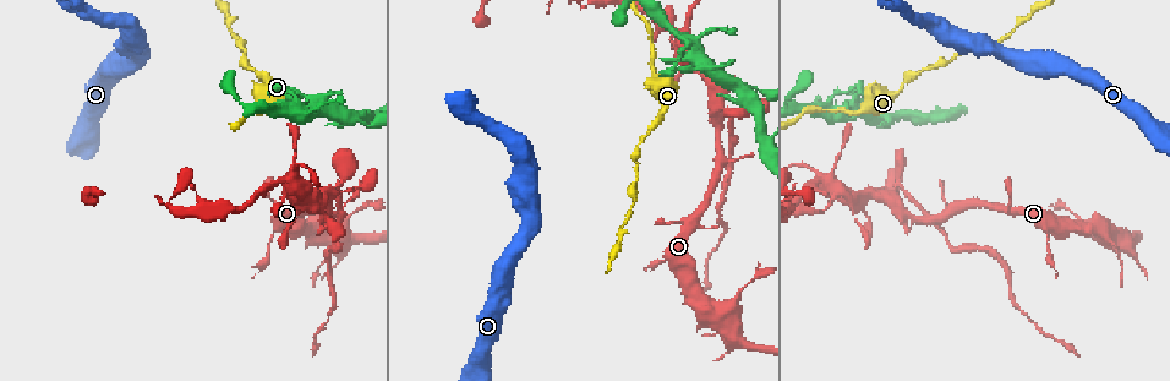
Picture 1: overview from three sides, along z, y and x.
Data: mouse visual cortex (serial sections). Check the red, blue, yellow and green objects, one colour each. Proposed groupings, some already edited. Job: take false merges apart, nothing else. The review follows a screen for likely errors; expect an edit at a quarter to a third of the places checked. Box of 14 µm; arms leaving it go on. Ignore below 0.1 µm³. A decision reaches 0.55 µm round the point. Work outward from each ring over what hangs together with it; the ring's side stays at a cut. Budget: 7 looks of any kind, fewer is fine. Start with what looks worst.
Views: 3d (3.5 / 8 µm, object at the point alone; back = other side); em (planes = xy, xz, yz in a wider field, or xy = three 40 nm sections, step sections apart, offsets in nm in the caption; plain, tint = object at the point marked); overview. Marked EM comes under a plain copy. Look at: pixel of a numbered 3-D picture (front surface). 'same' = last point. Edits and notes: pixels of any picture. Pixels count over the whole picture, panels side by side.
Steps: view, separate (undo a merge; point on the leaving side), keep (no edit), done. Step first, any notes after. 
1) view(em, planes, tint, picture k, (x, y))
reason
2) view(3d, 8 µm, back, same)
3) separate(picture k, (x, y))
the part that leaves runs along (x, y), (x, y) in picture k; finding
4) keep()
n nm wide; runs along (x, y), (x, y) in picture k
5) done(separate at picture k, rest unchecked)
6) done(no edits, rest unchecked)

view(3d, 3.5 µm, back, picture 1, (896, 175))
thick turns thin

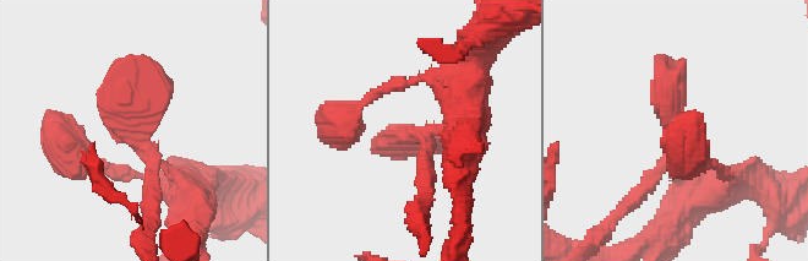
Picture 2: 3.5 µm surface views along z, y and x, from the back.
view(em, xy, step 2, tint, picture 2, (136, 134))

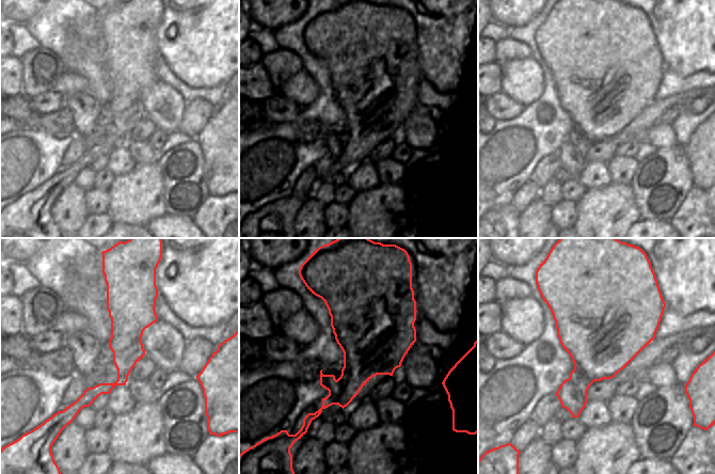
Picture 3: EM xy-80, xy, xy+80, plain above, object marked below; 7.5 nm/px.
separate(picture 2, (642, 188))
the part that leaves runs along (429, 134), (418, 216) in picture 2; two cells meet here

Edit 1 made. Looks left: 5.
view(overview)
see it whole again

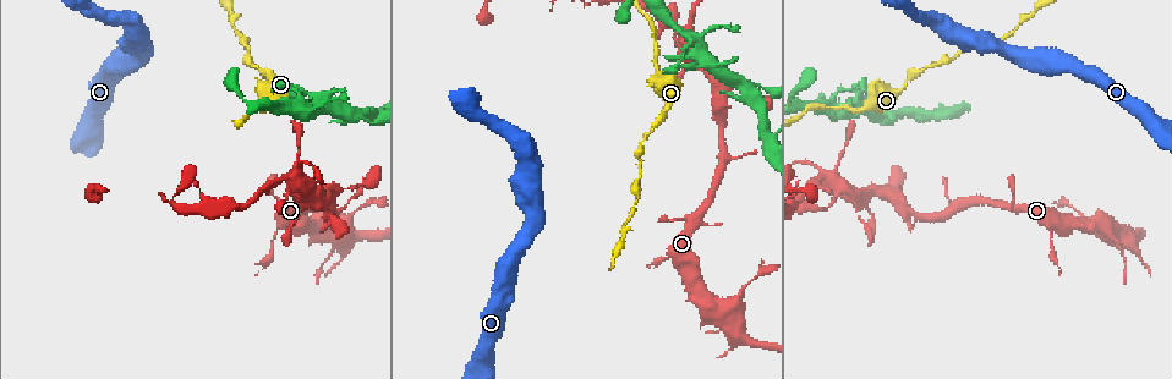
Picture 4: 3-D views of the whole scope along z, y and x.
view(3d, 8 µm, picture 4, (857, 98))
side arm on a straight run

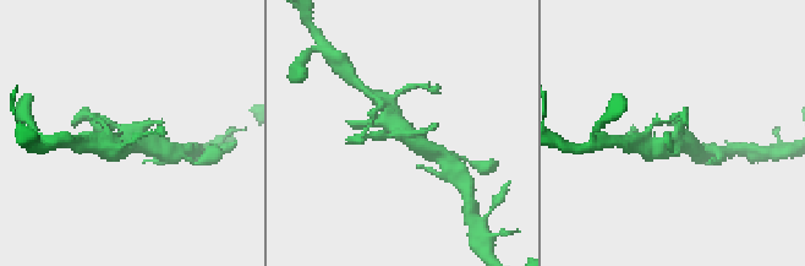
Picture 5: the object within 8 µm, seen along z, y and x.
view(em, xy, step 1, tint, picture 5, (675, 129))
need the tissue

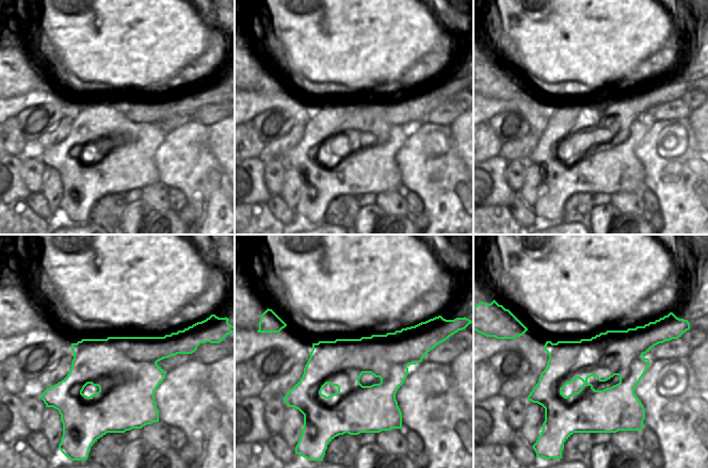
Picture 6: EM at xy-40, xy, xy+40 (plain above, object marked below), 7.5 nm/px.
keep()
360 nm wide; runs along (424, 345), (331, 362), (294, 390) in picture 6; one cell here

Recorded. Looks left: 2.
done(separate at picture 2, rest unchecked)

